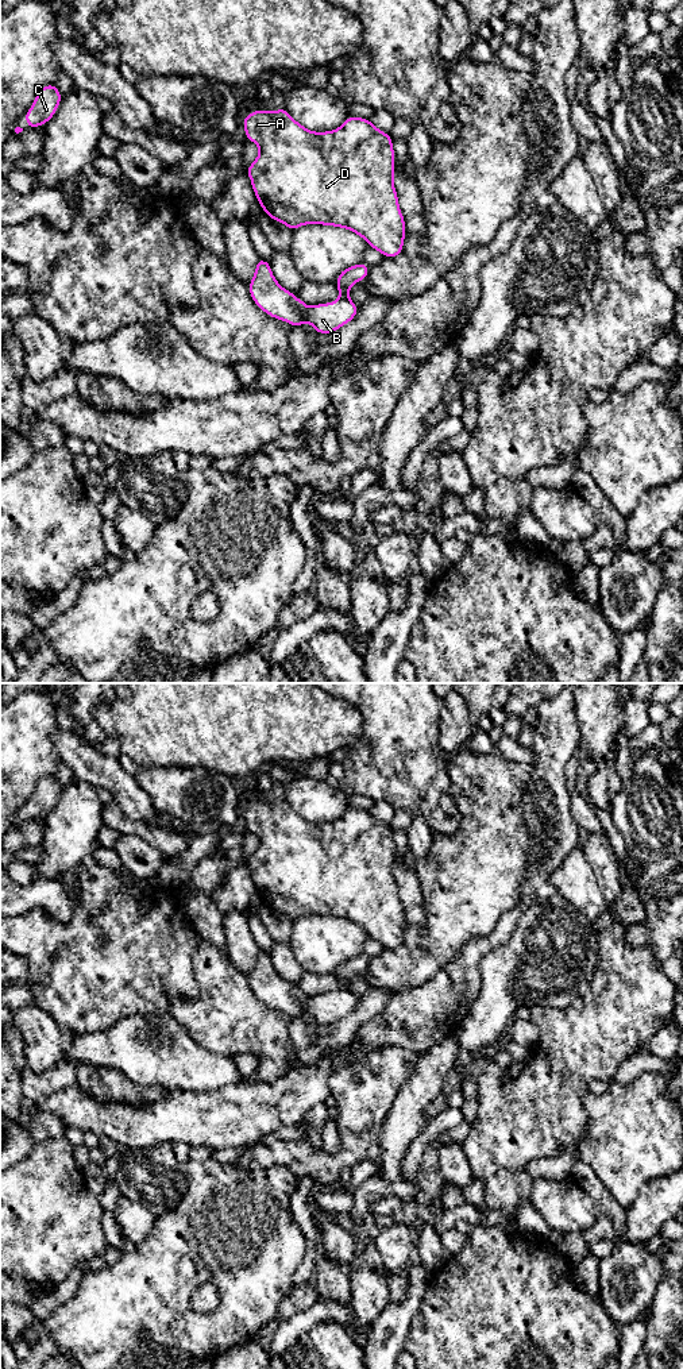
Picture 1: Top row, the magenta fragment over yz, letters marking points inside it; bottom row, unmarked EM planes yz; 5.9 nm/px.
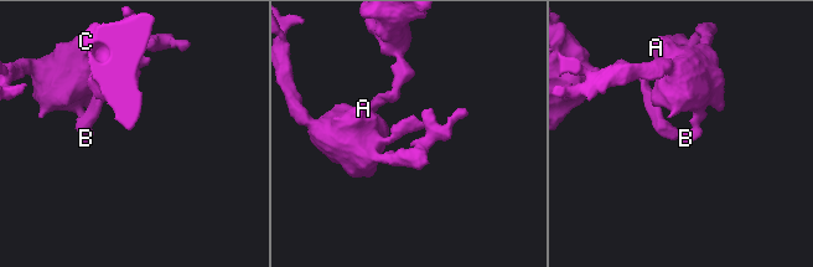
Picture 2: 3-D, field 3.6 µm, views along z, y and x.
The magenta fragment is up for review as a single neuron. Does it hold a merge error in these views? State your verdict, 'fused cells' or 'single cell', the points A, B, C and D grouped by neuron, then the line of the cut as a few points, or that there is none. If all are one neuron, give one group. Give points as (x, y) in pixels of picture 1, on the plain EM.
fused cells; A B D / C; cut in yz along (307, 998), (304, 1013)

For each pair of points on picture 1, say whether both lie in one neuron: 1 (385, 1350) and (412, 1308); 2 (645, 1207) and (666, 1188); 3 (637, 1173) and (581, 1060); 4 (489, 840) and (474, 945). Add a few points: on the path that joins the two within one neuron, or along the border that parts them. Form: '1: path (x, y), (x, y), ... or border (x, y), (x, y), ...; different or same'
1: path (390, 1339), (396, 1333), (396, 1325), (401, 1319); same
2: path (651, 1203), (660, 1194); same
3: border (589, 1090), (583, 1096), (586, 1122); different
4: border (501, 917), (486, 934), (471, 937), (454, 959); different

